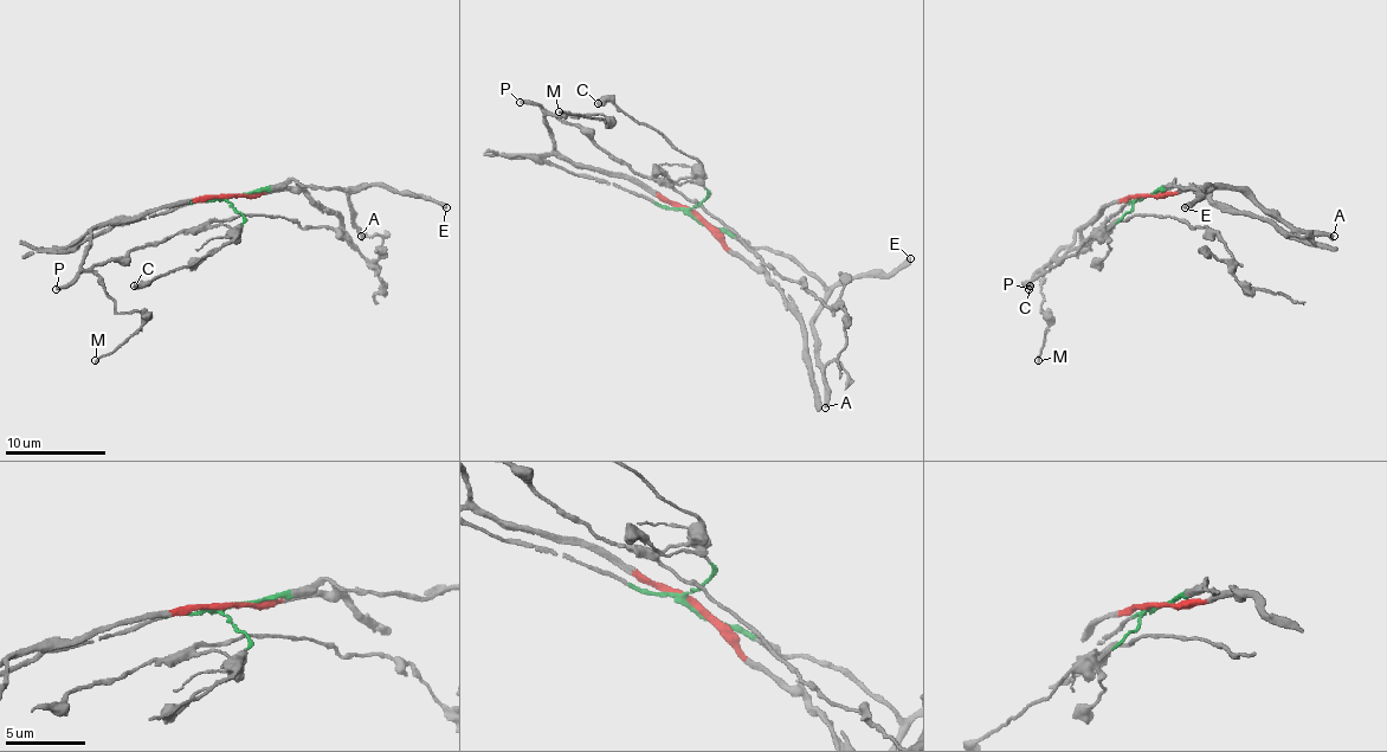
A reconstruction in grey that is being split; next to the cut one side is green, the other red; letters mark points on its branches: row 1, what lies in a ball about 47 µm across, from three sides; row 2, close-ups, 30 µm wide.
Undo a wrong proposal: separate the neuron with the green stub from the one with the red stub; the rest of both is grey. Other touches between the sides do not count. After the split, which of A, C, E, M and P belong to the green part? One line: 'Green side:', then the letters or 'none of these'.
Green side: A, C, E

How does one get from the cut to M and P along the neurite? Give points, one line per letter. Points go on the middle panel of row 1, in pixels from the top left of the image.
M: (695, 217), (643, 187), (600, 169), (574, 167), (555, 152), (547, 114), (602, 114), (607, 120), (560, 111)
P: (695, 217), (643, 187), (600, 169), (574, 167), (562, 160), (555, 152), (544, 111), (533, 102), (520, 102)

